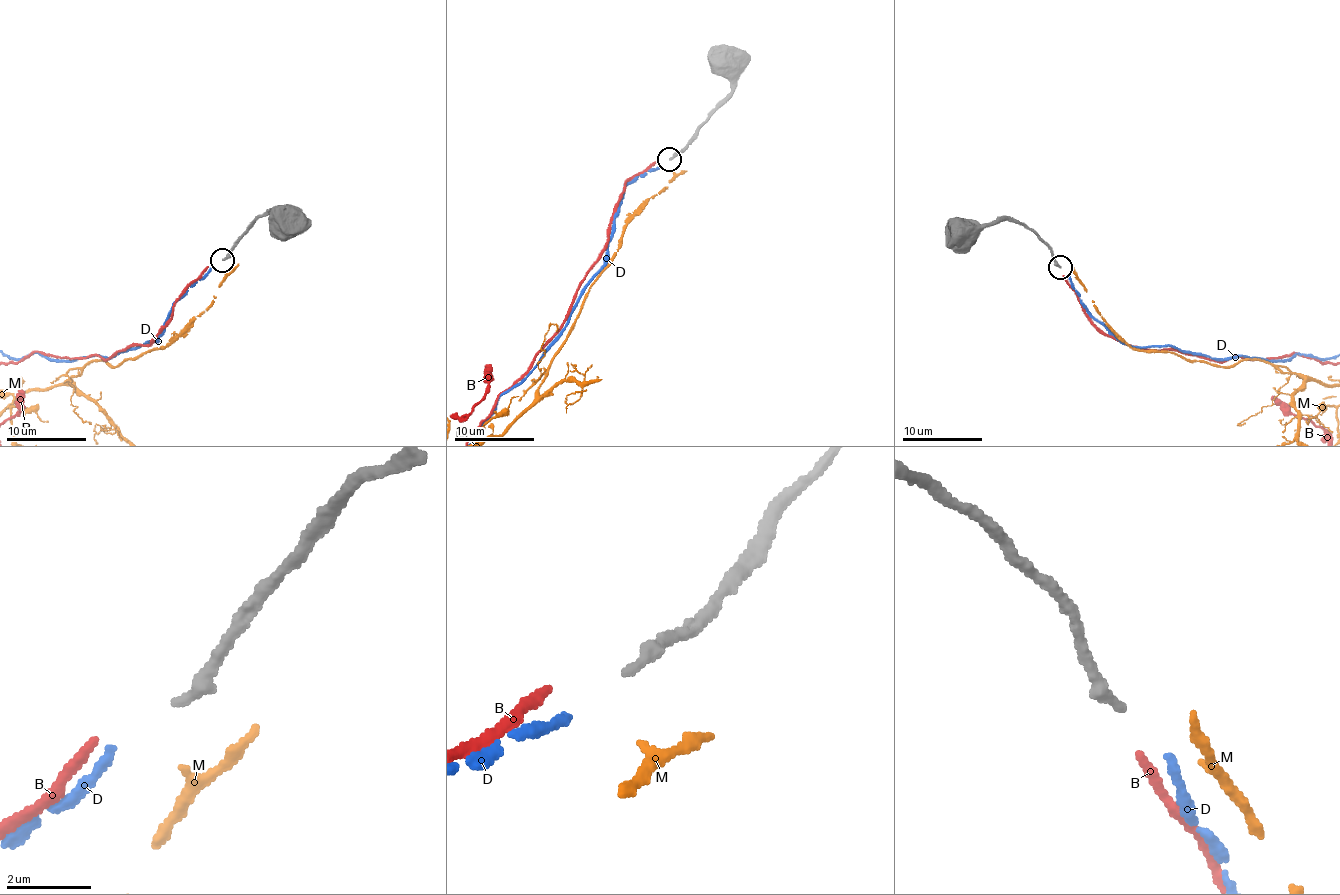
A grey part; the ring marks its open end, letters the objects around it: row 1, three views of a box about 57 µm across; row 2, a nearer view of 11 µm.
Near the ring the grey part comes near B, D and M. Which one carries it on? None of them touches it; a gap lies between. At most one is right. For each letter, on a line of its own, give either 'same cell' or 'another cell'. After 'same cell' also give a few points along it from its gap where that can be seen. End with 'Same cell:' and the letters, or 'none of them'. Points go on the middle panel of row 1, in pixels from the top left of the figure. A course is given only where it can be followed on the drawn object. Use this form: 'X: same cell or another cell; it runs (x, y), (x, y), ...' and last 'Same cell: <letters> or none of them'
B: another cell
D: same cell
M: another cell
Same cell: D

